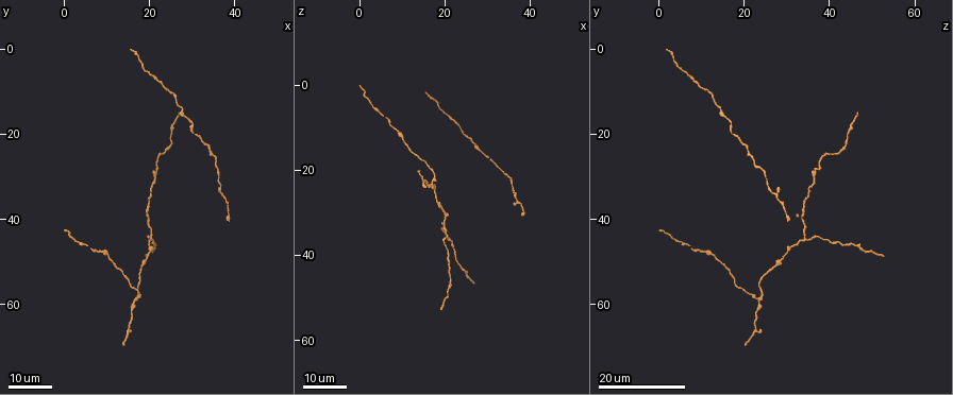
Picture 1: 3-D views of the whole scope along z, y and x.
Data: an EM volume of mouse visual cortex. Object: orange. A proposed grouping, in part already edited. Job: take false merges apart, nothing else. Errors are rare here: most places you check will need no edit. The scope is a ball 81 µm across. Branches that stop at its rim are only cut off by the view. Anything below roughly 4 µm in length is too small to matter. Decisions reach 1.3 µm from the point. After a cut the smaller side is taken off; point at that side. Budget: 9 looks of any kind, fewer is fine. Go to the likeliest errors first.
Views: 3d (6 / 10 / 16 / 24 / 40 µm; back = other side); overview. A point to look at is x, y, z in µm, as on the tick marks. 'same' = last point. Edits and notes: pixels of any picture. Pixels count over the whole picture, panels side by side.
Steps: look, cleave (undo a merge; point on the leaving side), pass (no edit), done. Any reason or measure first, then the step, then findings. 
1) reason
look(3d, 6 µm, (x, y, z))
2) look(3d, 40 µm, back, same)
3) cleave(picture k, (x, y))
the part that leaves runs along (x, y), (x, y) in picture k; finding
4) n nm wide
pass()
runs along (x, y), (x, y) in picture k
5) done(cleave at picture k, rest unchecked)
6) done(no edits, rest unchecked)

look(3d, 24 µm, (20.5, 44.5, 34.0))

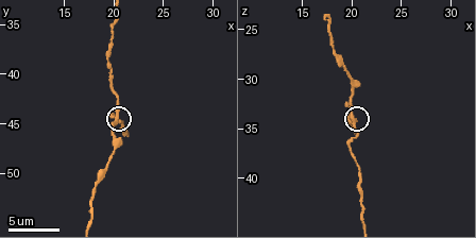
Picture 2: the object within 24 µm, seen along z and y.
look(3d, 6 µm, (20.4, 45.0, 34.2))

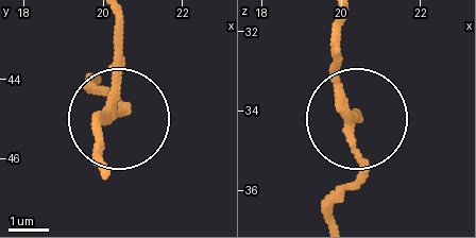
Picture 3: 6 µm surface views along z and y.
side arm 22 µm; 3 arms
pass()
one cell here

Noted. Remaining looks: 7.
three-way junction
look(3d, 24 µm, (16.5, 58.5, 23.0))

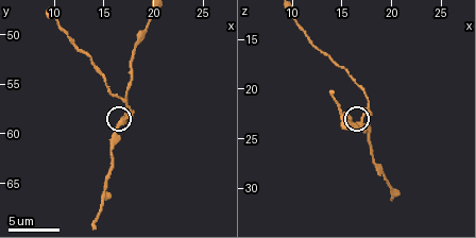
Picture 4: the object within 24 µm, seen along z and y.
look(3d, 10 µm, (16.8, 58.6, 23.2))

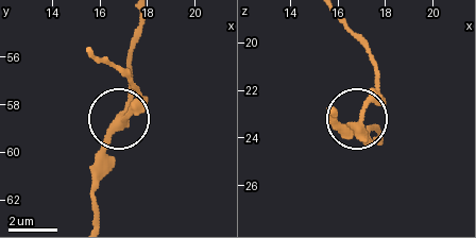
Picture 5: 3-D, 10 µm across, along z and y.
3 arms
pass()
runs along (139, 18), (133, 91), (106, 147), (99, 181) in picture 5; one cell here

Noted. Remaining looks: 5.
calibre changes
look(3d, 24 µm, (28.0, 14.5, 14.0))

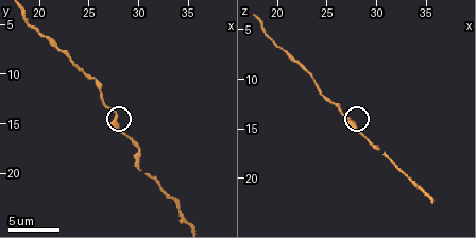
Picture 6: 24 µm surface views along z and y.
look(3d, 10 µm, same)

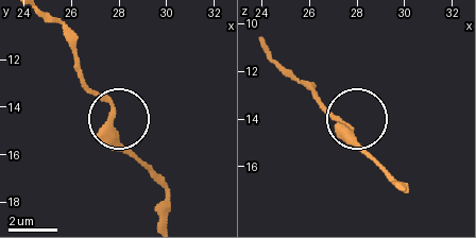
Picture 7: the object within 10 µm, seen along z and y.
280 nm wide
pass()
runs along (165, 215), (163, 185), (122, 142), (111, 105), (75, 71) in picture 7; all the same cell

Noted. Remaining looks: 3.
thick turns thin
look(3d, 10 µm, (19.2, 49.4, 29.0))

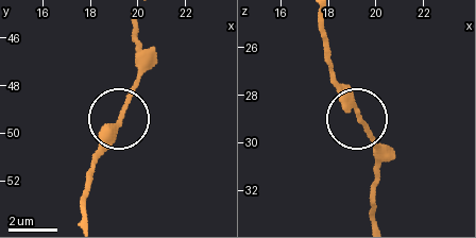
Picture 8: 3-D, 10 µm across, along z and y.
180 nm wide
pass()
runs along (375, 218), (375, 147), (355, 102), (328, 67) in picture 8; all the same cell

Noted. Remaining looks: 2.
done(no edits, rest unchecked)

